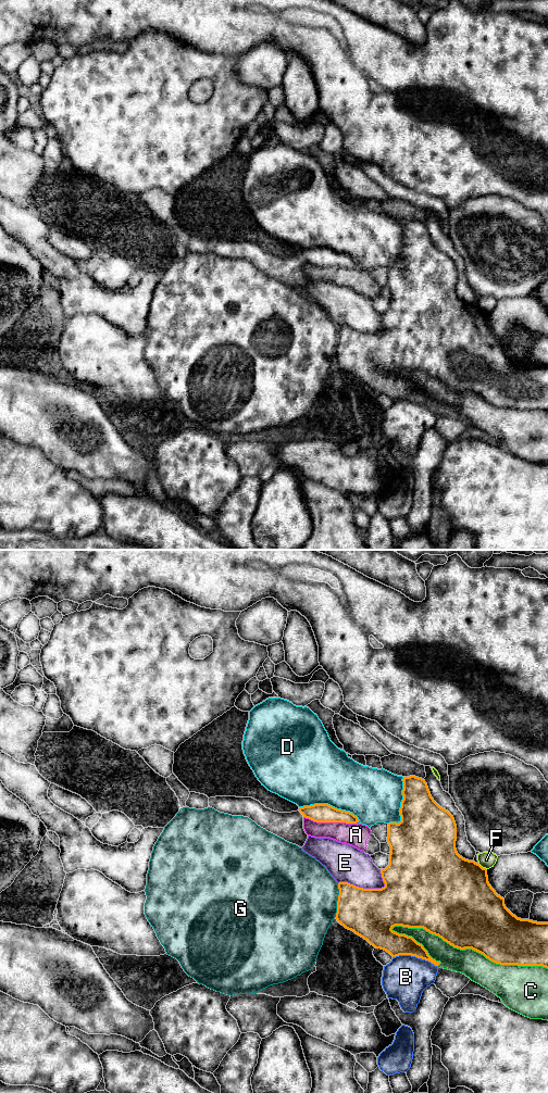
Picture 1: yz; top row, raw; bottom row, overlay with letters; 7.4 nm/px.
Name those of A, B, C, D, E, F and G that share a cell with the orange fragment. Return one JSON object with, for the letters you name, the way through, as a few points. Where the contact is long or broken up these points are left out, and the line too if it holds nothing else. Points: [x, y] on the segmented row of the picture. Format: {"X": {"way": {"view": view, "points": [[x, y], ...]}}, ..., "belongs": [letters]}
{"belongs": []}

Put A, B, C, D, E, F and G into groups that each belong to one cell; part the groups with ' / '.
A / B / C / D / E / F / G

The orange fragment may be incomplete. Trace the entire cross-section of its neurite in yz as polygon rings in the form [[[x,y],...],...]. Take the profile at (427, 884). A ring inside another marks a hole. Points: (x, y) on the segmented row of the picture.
[[[410,776],[403,777],[403,790],[402,795],[403,800],[401,802],[400,807],[400,816],[401,821],[389,822],[388,824],[388,837],[387,842],[390,846],[389,854],[389,865],[385,869],[381,869],[382,878],[385,883],[385,887],[382,889],[363,889],[350,884],[348,882],[339,882],[339,895],[337,901],[337,913],[336,919],[337,921],[344,926],[346,929],[353,931],[356,934],[360,935],[364,940],[366,940],[371,945],[375,948],[381,948],[389,953],[393,957],[399,955],[411,955],[418,958],[422,958],[431,962],[435,966],[438,966],[440,962],[436,962],[433,959],[427,951],[423,947],[422,944],[418,943],[412,937],[408,937],[406,934],[399,934],[391,929],[395,926],[402,926],[408,928],[423,928],[432,934],[438,935],[444,941],[452,945],[453,947],[465,950],[472,948],[481,954],[483,954],[489,960],[500,964],[500,965],[518,965],[518,966],[543,966],[548,968],[548,922],[537,922],[530,919],[521,919],[513,915],[505,905],[505,899],[496,893],[496,891],[491,888],[488,882],[487,869],[483,868],[480,864],[474,860],[469,860],[460,856],[456,849],[457,841],[457,825],[453,816],[440,807],[432,797],[431,792],[428,790],[427,783],[424,779]]]

